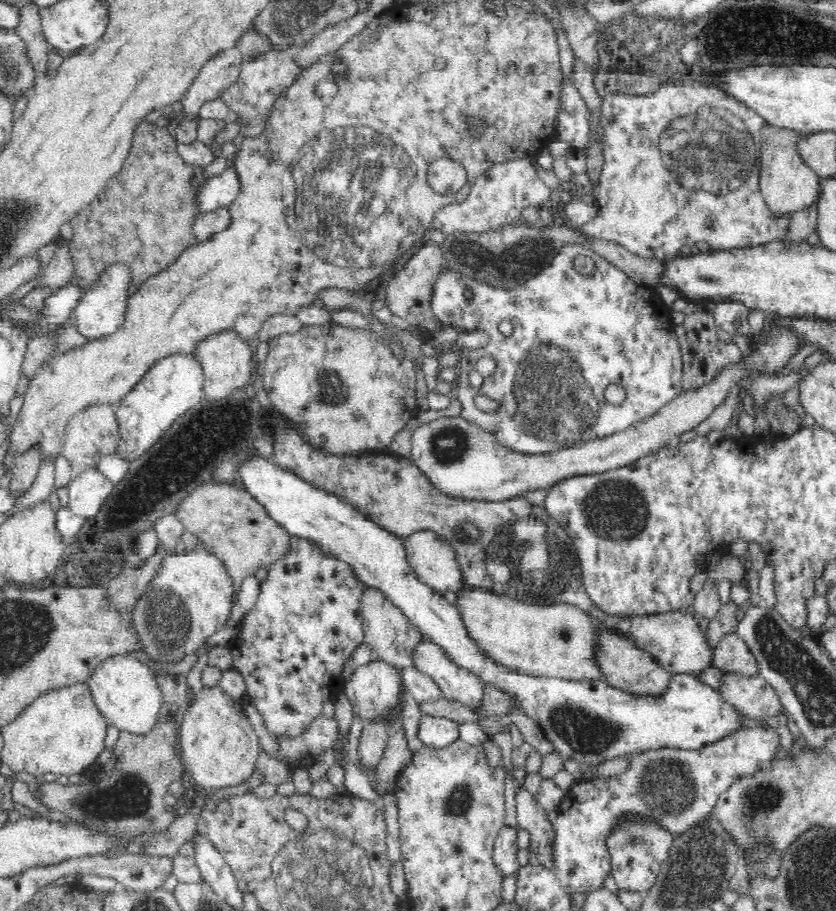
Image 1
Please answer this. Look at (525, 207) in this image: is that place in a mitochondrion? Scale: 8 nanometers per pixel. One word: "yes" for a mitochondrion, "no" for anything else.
no

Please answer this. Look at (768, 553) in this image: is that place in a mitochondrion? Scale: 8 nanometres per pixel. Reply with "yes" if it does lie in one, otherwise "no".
no

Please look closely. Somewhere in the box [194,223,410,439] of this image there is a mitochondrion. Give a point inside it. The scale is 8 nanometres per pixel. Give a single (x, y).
(330, 386)

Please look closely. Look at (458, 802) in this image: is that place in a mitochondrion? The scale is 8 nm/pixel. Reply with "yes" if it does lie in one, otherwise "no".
yes

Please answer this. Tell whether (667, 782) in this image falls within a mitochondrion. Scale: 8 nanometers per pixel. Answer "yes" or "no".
yes

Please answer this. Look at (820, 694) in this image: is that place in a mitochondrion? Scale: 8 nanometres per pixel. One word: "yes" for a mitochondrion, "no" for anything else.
yes

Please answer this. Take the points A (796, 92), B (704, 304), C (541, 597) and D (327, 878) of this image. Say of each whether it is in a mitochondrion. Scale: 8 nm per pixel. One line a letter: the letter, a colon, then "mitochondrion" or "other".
A: other
B: other
C: other
D: mitochondrion

